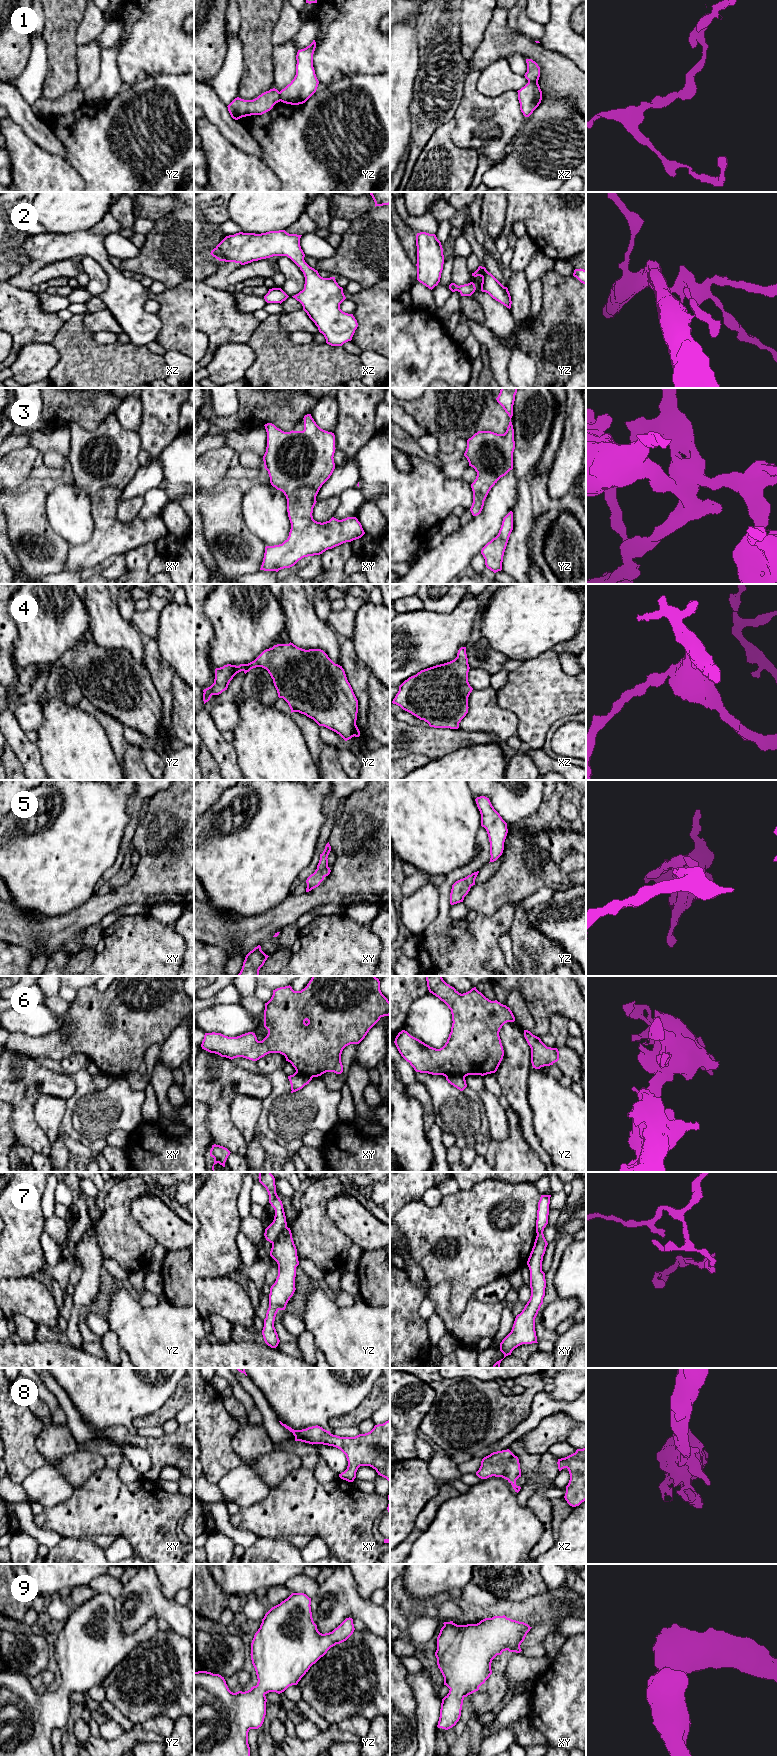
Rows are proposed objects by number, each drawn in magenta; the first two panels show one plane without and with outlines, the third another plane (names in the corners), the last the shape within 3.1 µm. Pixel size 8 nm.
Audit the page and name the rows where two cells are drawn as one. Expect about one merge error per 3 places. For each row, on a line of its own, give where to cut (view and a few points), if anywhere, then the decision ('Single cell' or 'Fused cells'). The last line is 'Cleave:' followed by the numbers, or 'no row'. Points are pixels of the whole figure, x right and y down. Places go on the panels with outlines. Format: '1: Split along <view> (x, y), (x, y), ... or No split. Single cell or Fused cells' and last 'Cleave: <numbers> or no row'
1: Split along xz (528, 81), (537, 82). Fused cells
2: No split. Single cell
3: No split. Single cell
4: No split. Single cell
5: No split. Single cell
6: Split along yz (464, 1076), (448, 1075), (446, 1077). Fused cells
7: Split along yz (286, 1226), (272, 1244). Fused cells
8: No split. Single cell
9: No split. Single cell
Cleave: 1, 6, 7

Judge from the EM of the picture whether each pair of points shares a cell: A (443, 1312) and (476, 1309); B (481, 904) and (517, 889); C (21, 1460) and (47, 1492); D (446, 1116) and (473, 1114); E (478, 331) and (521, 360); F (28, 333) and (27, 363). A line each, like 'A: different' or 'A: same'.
A: same
B: same
C: different
D: same
E: different
F: different

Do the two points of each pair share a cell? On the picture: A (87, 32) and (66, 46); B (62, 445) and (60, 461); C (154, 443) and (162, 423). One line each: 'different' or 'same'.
A: different
B: different
C: same

